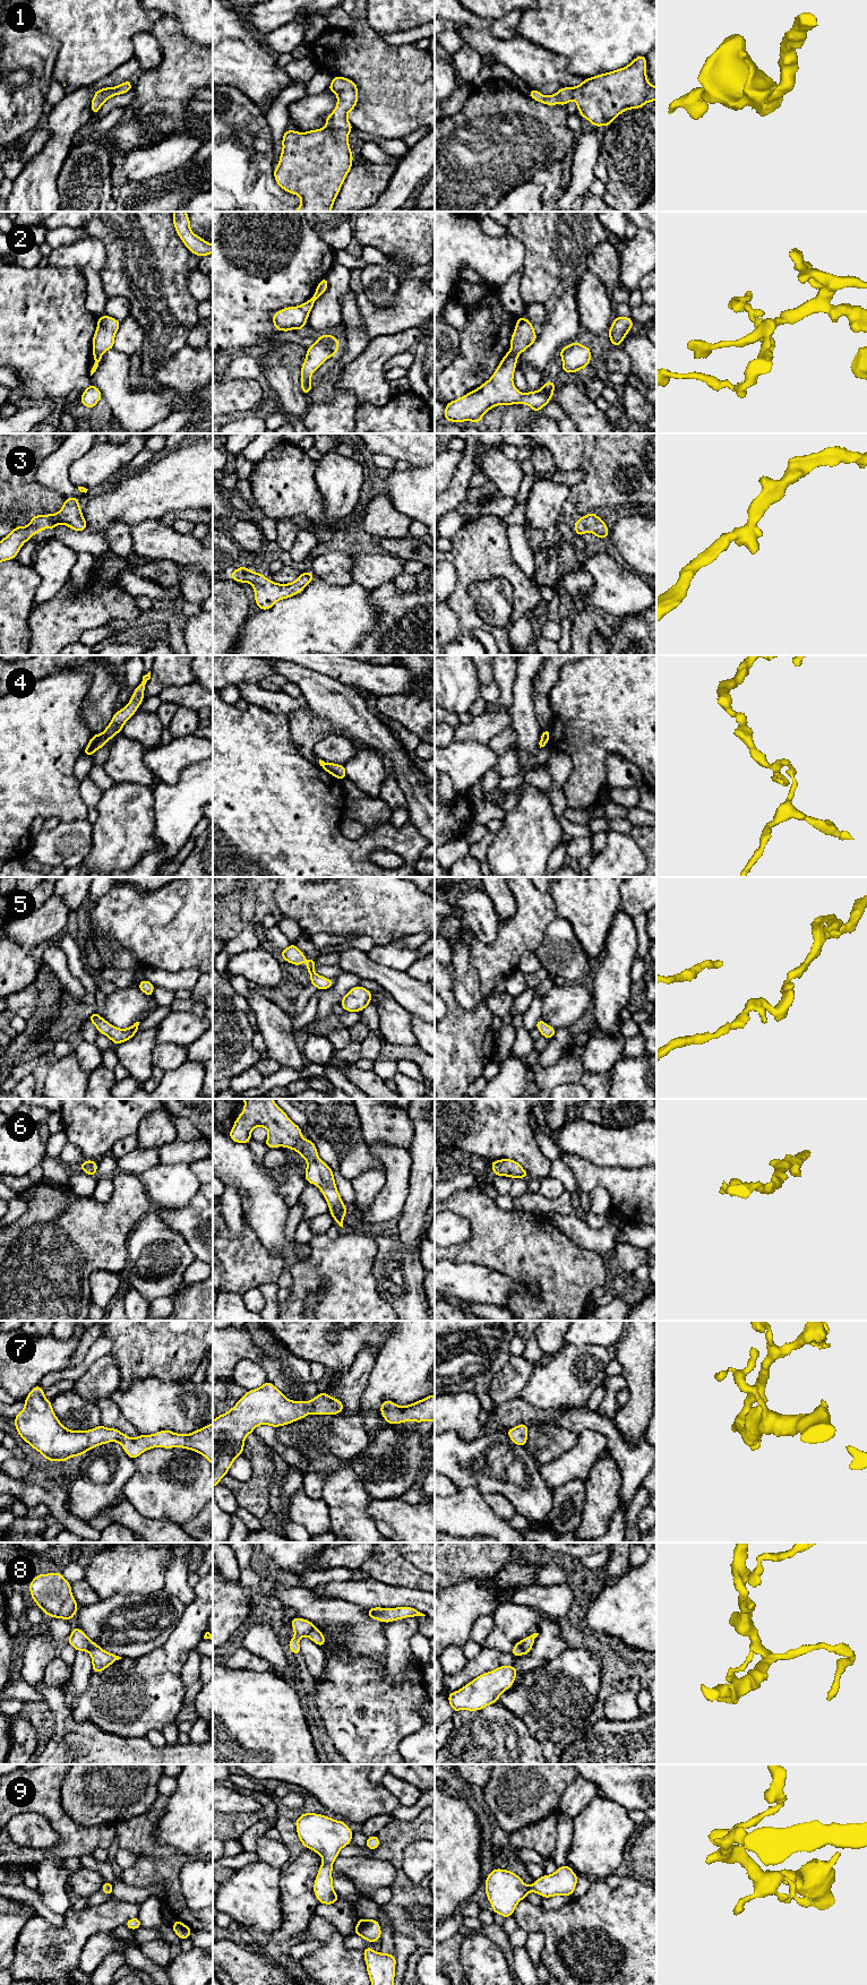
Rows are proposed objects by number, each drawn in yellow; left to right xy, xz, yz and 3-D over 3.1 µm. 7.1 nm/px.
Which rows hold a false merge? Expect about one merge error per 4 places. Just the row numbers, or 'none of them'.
4

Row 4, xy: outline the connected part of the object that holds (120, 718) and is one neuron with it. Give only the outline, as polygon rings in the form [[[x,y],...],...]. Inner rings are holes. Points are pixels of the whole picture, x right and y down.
[[[151,671],[143,676],[139,686],[134,690],[130,702],[120,711],[117,711],[103,734],[111,740],[118,732],[122,732],[125,723],[136,713],[144,701],[145,685],[151,679]]]

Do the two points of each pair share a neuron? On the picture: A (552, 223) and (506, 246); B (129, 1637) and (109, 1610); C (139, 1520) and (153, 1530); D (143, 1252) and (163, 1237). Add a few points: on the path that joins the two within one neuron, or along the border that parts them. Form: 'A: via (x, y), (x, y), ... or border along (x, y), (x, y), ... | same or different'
A: border along (507, 234), (516, 238), (523, 245), (523, 265) | different
B: via (128, 1630), (116, 1617) | same
C: via (143, 1523), (149, 1530) | same
D: via (147, 1252), (159, 1242) | same

